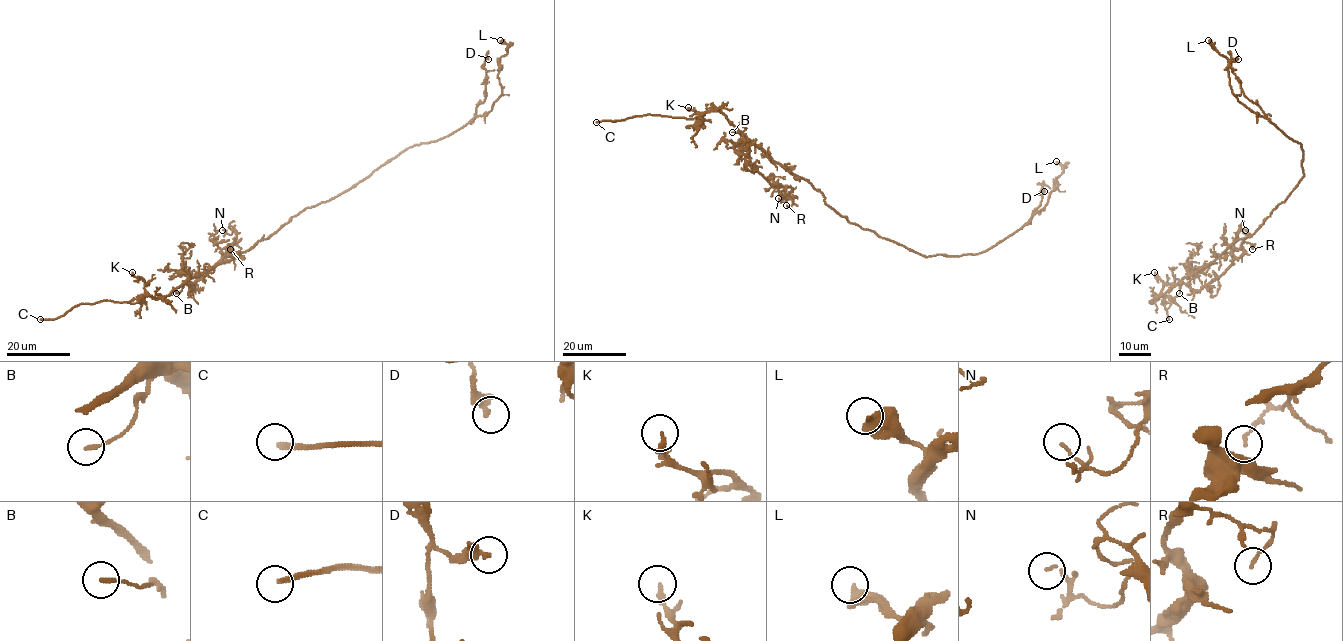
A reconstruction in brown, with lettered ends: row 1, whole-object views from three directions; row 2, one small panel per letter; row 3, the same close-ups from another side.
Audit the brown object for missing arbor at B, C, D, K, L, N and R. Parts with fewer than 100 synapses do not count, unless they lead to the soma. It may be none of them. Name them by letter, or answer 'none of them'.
C

